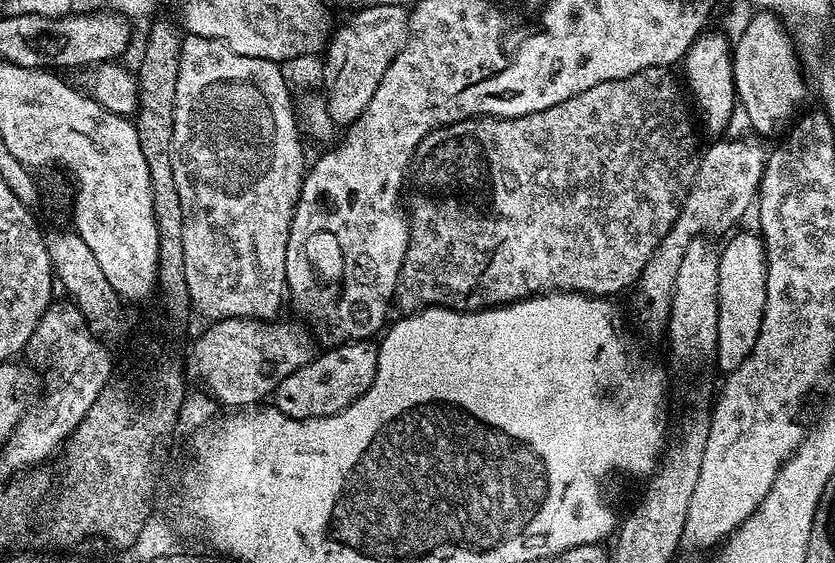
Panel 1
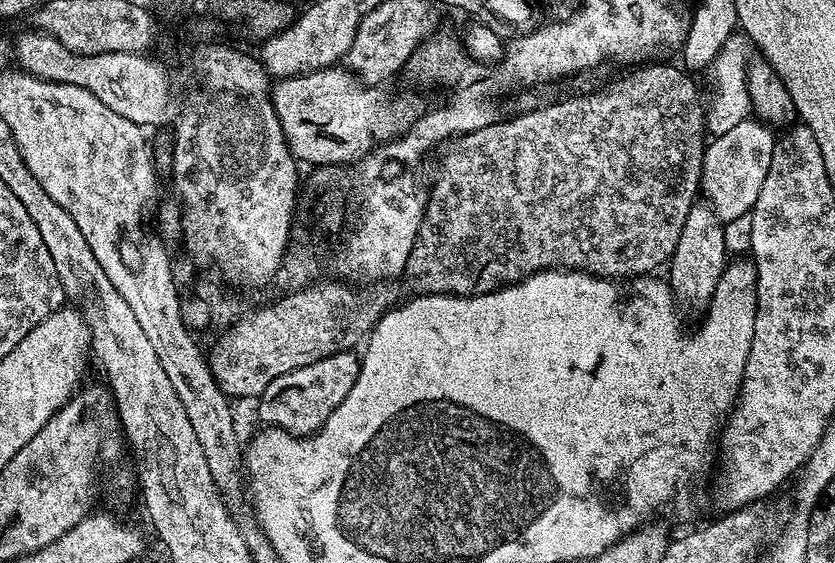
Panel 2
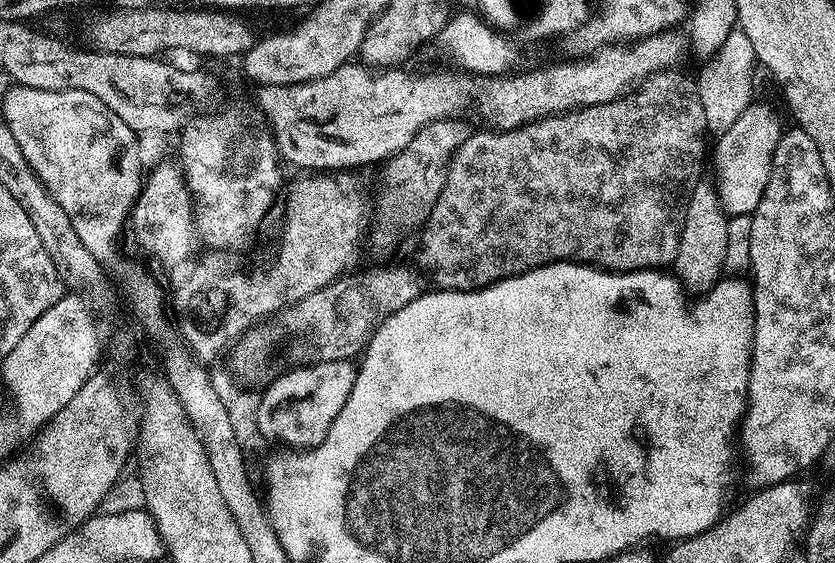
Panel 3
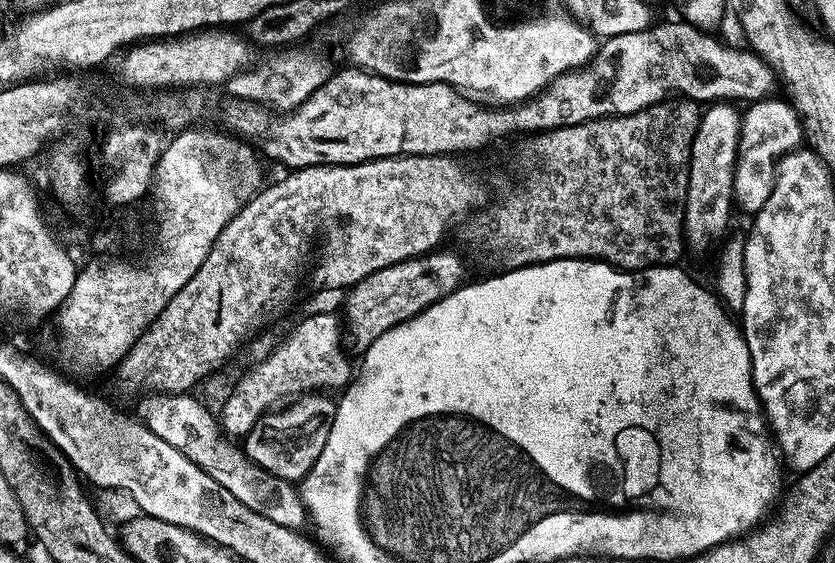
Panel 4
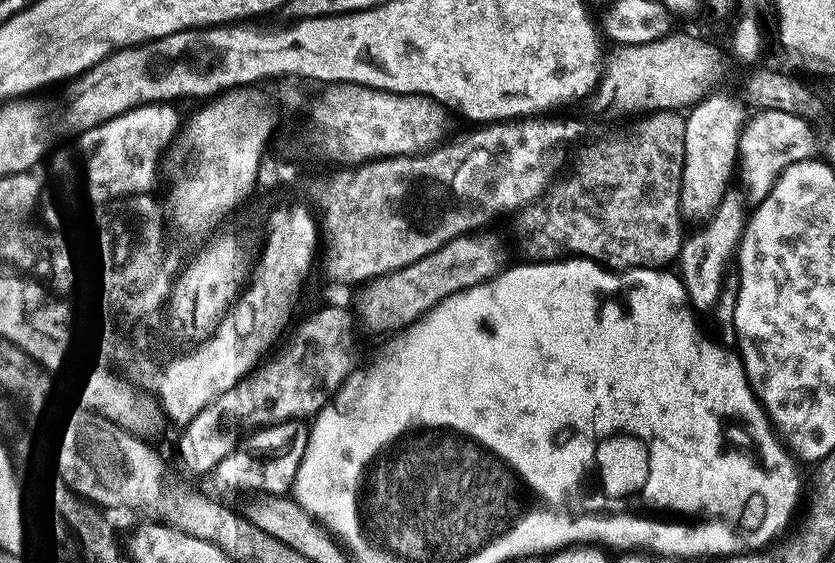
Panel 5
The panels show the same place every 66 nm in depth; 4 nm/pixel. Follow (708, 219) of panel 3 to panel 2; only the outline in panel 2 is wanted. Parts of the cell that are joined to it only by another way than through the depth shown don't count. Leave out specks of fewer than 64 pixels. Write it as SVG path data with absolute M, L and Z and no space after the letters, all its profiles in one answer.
M698 200L692 204L690 213L686 216L682 234L679 235L678 245L672 255L670 267L667 269L669 272L666 273L673 297L683 307L685 304L688 308L704 310L712 301L714 290L730 260L730 256L726 254L724 228L723 221L719 220L711 204L704 200Z

